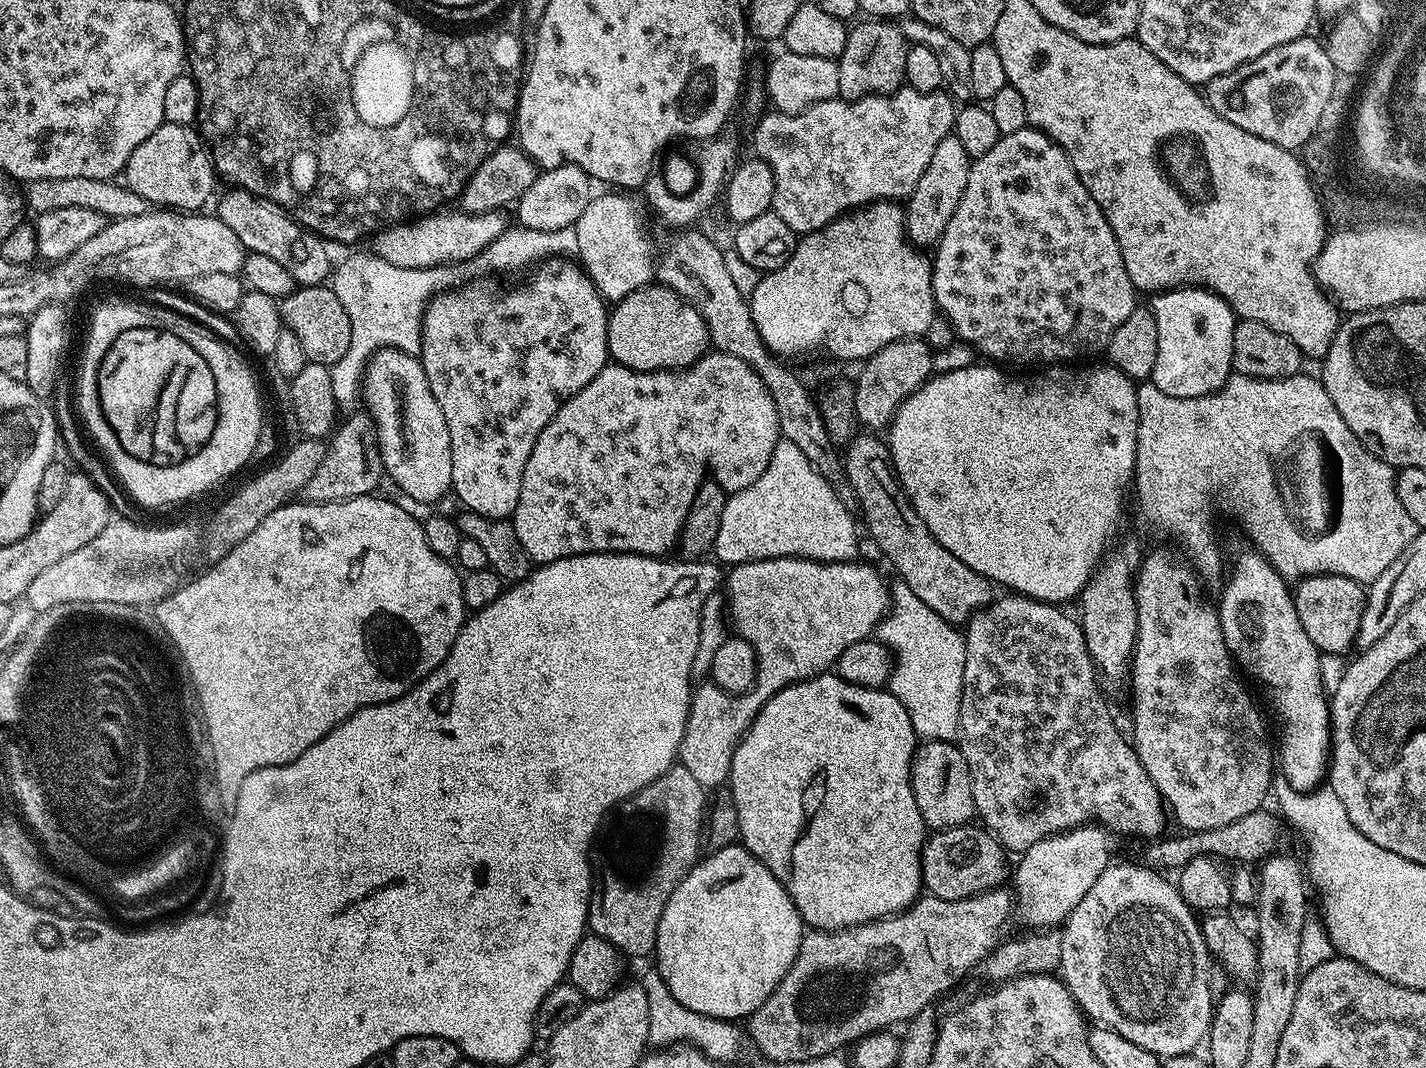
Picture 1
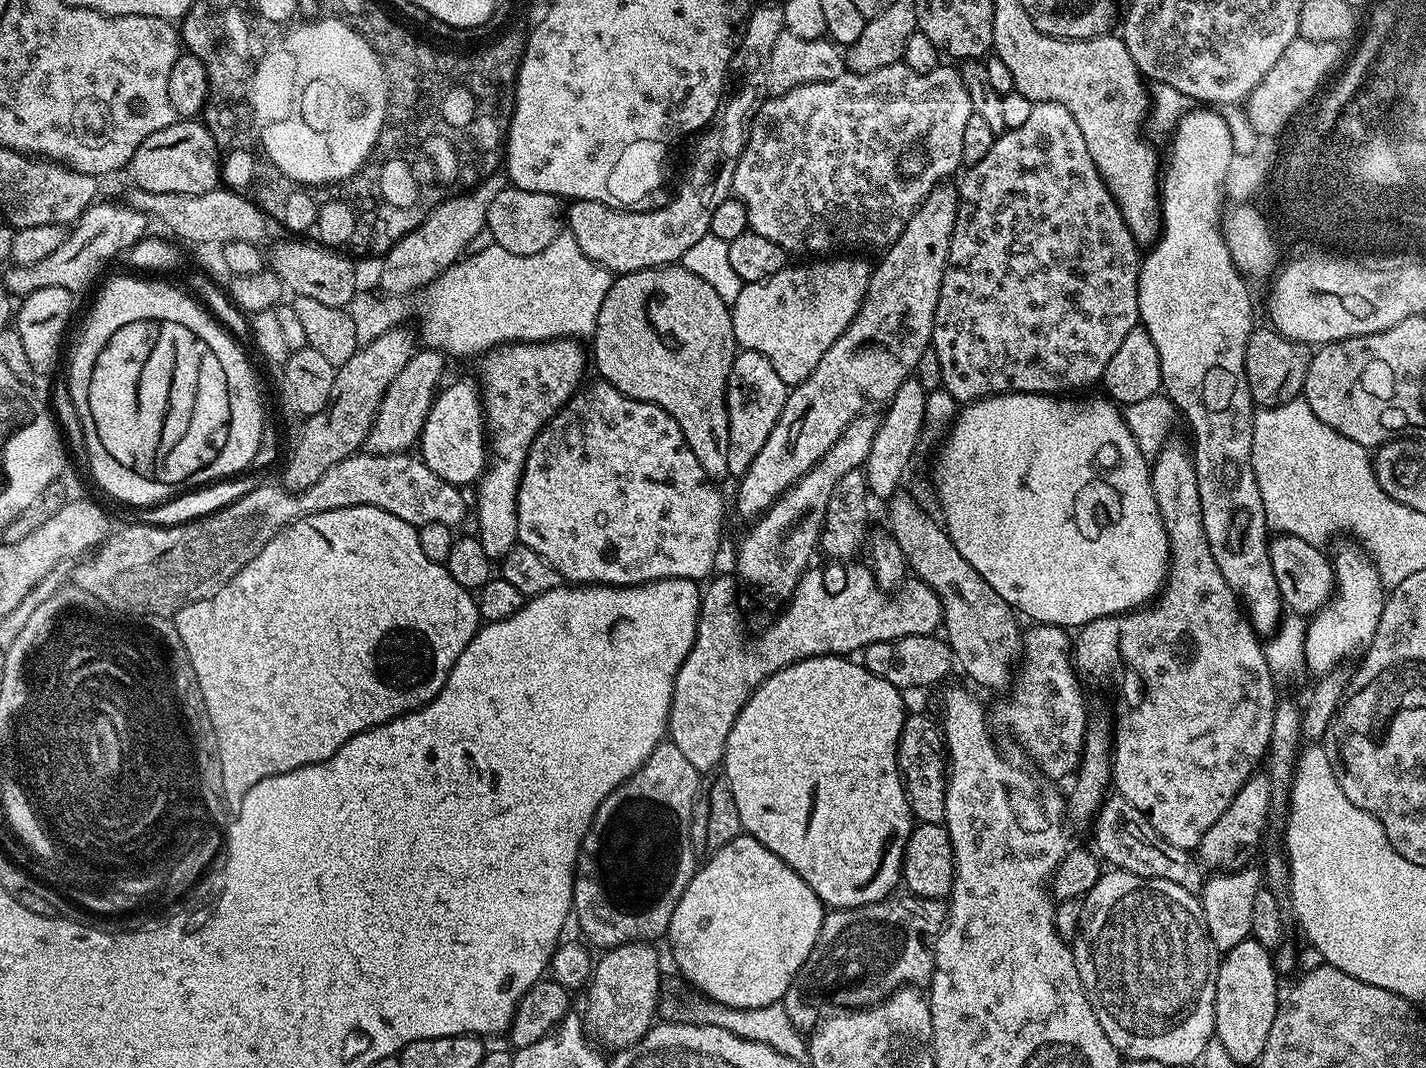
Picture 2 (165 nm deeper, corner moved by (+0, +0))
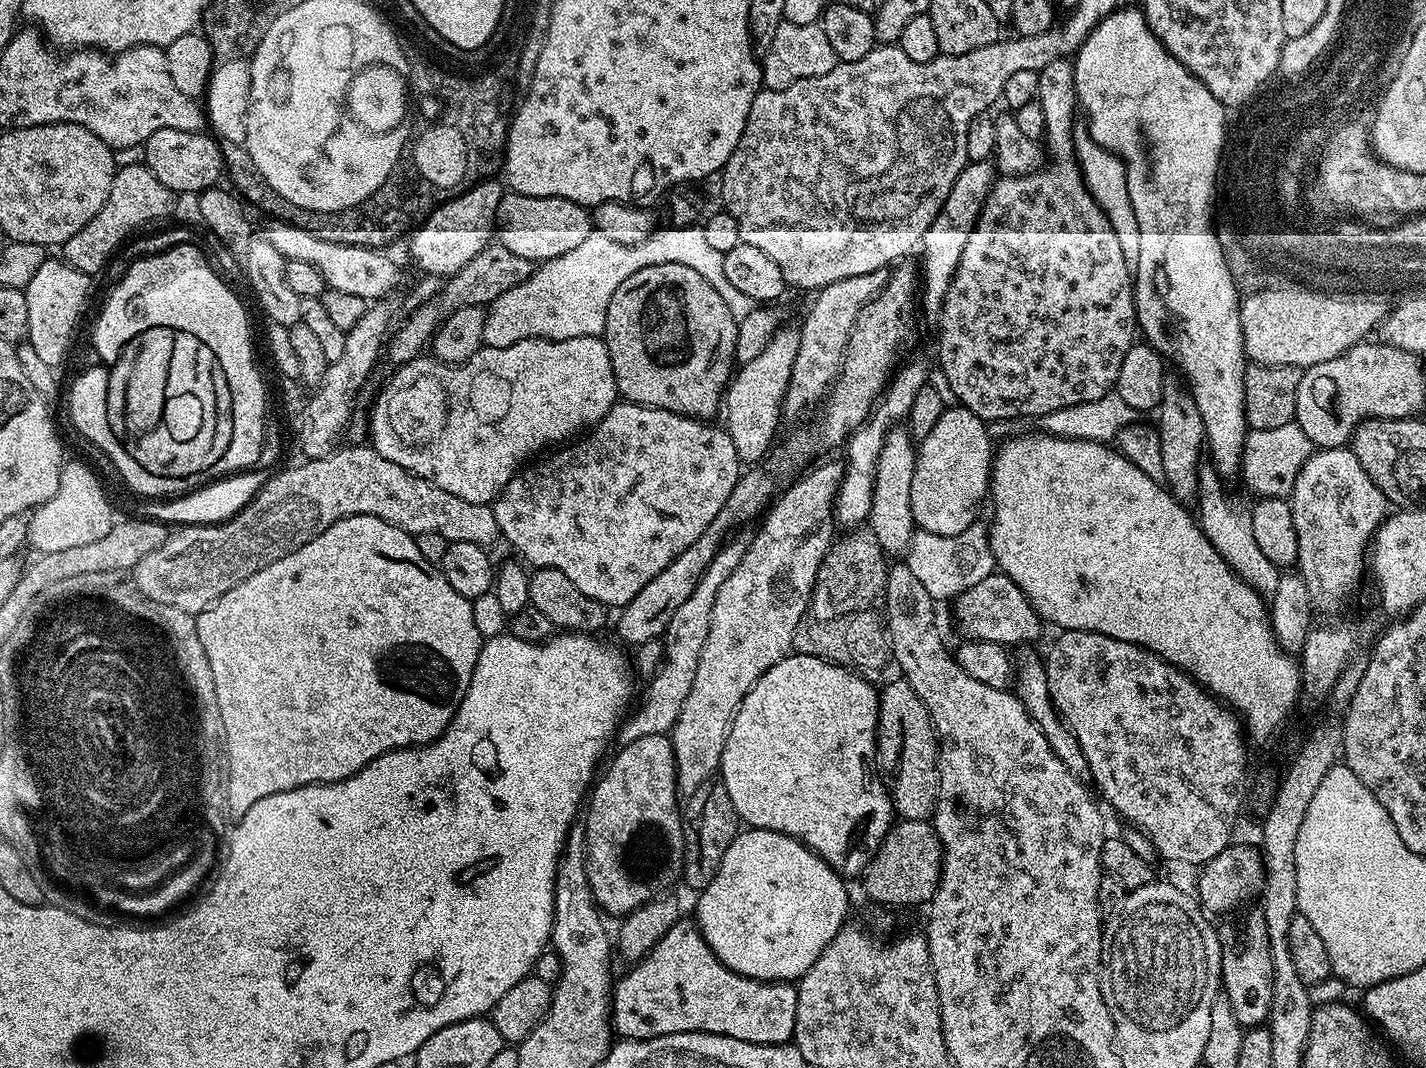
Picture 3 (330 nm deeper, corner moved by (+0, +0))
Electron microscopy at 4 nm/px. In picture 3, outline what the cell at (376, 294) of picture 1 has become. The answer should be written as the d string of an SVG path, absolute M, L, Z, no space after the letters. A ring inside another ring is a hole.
M657 227L651 236L637 244L614 242L606 234L593 231L580 246L570 253L545 260L533 271L526 282L506 290L490 305L484 321L484 344L493 348L514 346L523 340L565 340L583 336L603 337L606 312L610 310L610 298L614 290L638 270L646 266L681 264L698 270L730 309L730 314L739 322L746 319L758 307L757 301L746 298L726 278L724 253L714 250L706 239L703 227Z

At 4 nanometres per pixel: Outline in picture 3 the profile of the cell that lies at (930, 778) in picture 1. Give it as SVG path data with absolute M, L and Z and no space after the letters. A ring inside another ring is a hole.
M895 679L878 692L880 713L876 723L875 763L879 775L886 778L895 815L905 820L928 820L936 806L938 737L924 700L914 694L908 680Z

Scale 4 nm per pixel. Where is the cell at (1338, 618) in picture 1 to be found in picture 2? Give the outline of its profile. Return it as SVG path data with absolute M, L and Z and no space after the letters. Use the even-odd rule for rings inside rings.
M1276 534L1268 541L1268 553L1270 554L1270 566L1274 566L1274 578L1278 582L1278 590L1283 607L1289 613L1296 613L1311 618L1324 607L1336 591L1336 574L1332 570L1332 560L1324 557L1319 547L1310 542L1302 542L1302 538Z

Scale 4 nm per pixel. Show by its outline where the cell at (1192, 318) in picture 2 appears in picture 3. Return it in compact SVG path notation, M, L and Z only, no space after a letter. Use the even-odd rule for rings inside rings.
M1129 6L1127 8L1119 8L1116 12L1111 12L1106 18L1102 18L1102 22L1098 22L1098 26L1094 26L1094 30L1086 38L1086 42L1082 42L1082 46L1079 48L1076 53L1074 53L1074 59L1072 60L1072 74L1074 76L1074 86L1076 87L1076 98L1079 104L1079 107L1082 109L1083 115L1084 112L1088 117L1086 117L1086 123L1088 125L1088 133L1094 137L1096 141L1101 144L1104 148L1109 148L1111 152L1116 153L1121 160L1124 161L1126 165L1126 186L1130 190L1130 202L1134 202L1134 214L1138 217L1138 231L1142 233L1141 235L1141 245L1142 247L1138 249L1138 262L1134 266L1134 291L1136 293L1136 323L1138 325L1139 331L1142 333L1143 339L1147 343L1151 344L1161 356L1165 358L1170 358L1176 364L1180 364L1180 368L1184 373L1182 373L1183 379L1186 381L1188 390L1191 392L1194 402L1198 402L1198 414L1202 414L1202 422L1204 423L1204 438L1206 441L1207 451L1210 453L1212 451L1212 460L1210 460L1211 467L1216 469L1217 475L1221 478L1228 478L1228 476L1239 477L1242 472L1242 457L1244 454L1244 440L1248 437L1250 431L1248 427L1248 419L1246 418L1246 410L1244 409L1244 370L1246 367L1246 357L1244 354L1244 339L1242 338L1242 322L1240 321L1240 302L1242 299L1241 293L1237 291L1234 278L1231 276L1230 270L1227 268L1226 258L1223 254L1223 246L1220 244L1220 236L1218 235L1217 229L1214 227L1214 204L1212 208L1212 195L1217 195L1218 186L1214 181L1214 174L1218 170L1218 165L1216 165L1216 148L1219 144L1225 141L1224 132L1226 136L1226 120L1224 124L1224 112L1226 113L1225 105L1222 105L1218 102L1218 98L1214 98L1214 94L1210 94L1210 90L1206 90L1206 86L1198 79L1197 76L1193 74L1190 70L1186 70L1186 66L1182 66L1182 62L1174 56L1174 54L1166 50L1166 46L1156 37L1155 34L1150 30L1150 26L1146 22L1143 11L1139 7Z

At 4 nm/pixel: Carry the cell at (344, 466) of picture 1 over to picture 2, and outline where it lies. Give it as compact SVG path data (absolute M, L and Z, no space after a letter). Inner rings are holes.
M421 347L412 355L410 362L406 362L402 374L398 374L398 378L390 382L390 390L386 390L382 398L376 420L366 441L367 451L371 455L389 456L395 452L407 453L411 449L408 447L411 444L413 447L419 441L428 411L432 409L432 401L436 399L438 389L441 387L444 360L446 361L446 356L443 351Z

